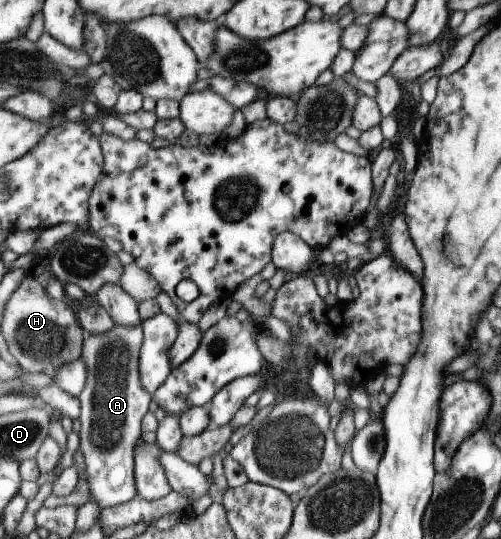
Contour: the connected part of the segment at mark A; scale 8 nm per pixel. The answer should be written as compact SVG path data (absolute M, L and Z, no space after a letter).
M114 324L110 332L104 334L87 334L82 342L80 352L86 368L88 378L85 386L78 391L81 413L79 420L80 436L79 444L84 456L84 476L90 490L90 500L98 502L100 511L114 505L126 504L137 496L136 478L134 478L134 449L138 440L141 439L140 425L142 418L149 410L153 396L146 392L140 384L140 370L138 370L138 358L142 348L143 330L141 324L135 326L120 326Z

